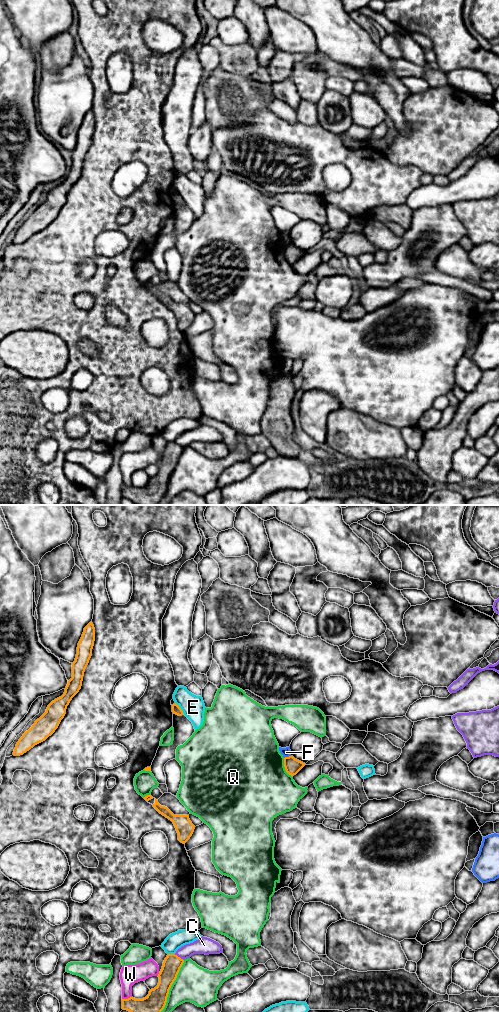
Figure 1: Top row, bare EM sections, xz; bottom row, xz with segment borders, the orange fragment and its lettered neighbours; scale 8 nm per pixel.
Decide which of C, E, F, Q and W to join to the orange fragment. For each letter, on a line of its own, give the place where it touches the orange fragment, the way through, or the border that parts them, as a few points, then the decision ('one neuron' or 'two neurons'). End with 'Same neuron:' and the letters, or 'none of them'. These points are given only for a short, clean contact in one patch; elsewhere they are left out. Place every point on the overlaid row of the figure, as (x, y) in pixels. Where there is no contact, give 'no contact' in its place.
C: meets orange in xz at (179, 957); two neurons
E: meets orange in xz at (180, 708); two neurons
F: meets orange in xz at (287, 757); border along xz (290, 755), (284, 758); two neurons
Q: meets orange in xz at (171, 985); two neurons
W: meets orange in xz at (126, 999); two neurons
Same neuron: none of them

